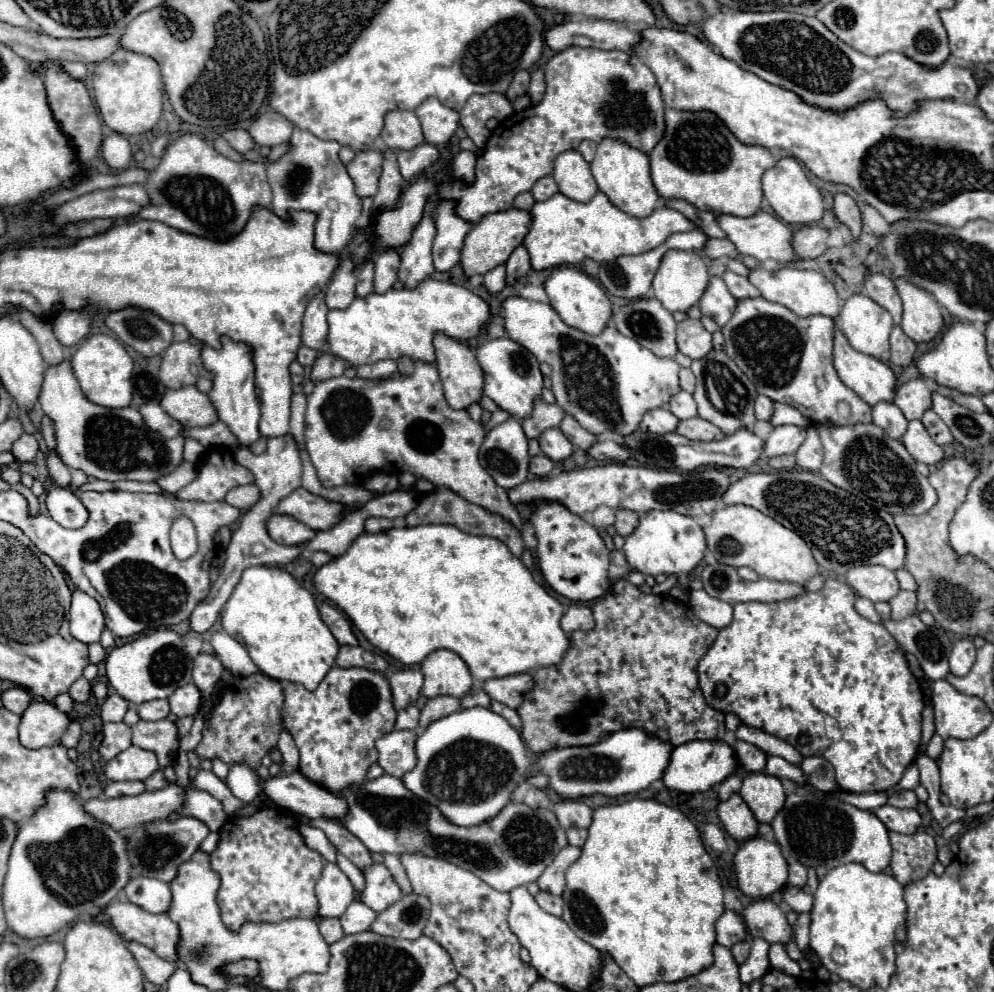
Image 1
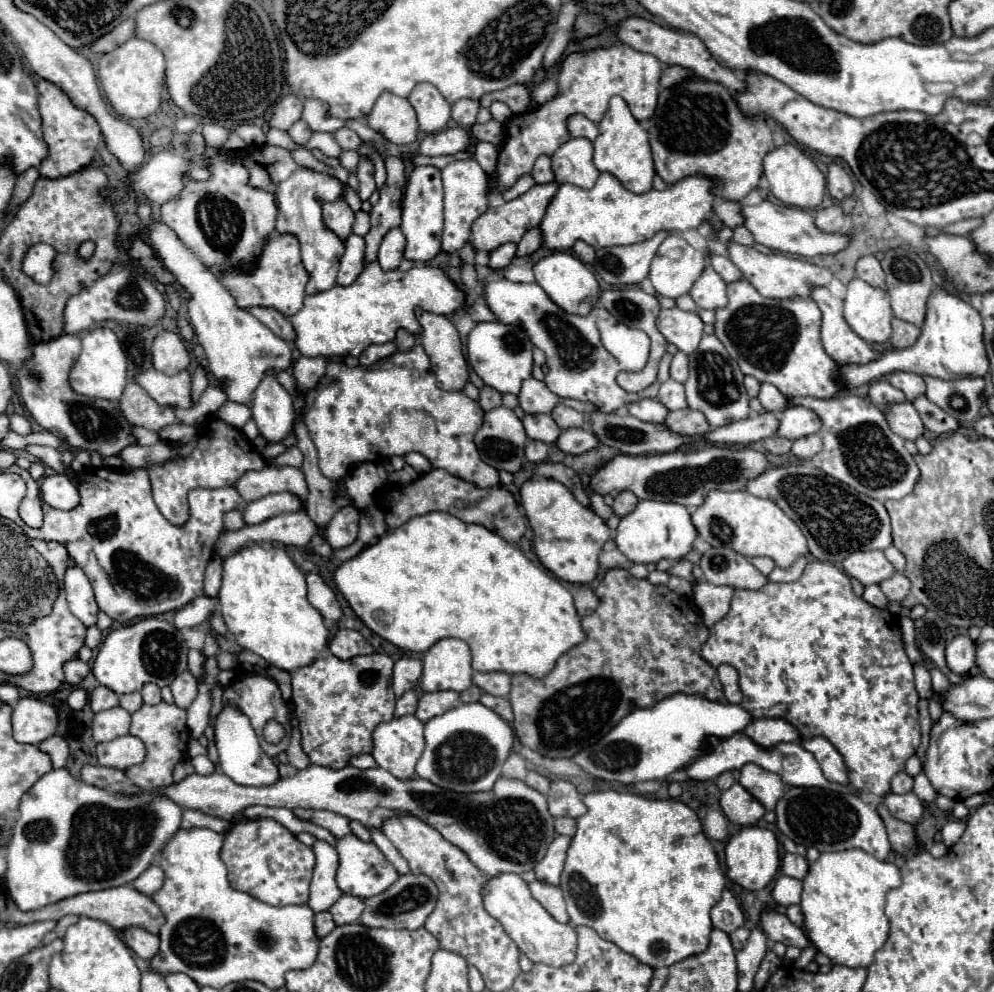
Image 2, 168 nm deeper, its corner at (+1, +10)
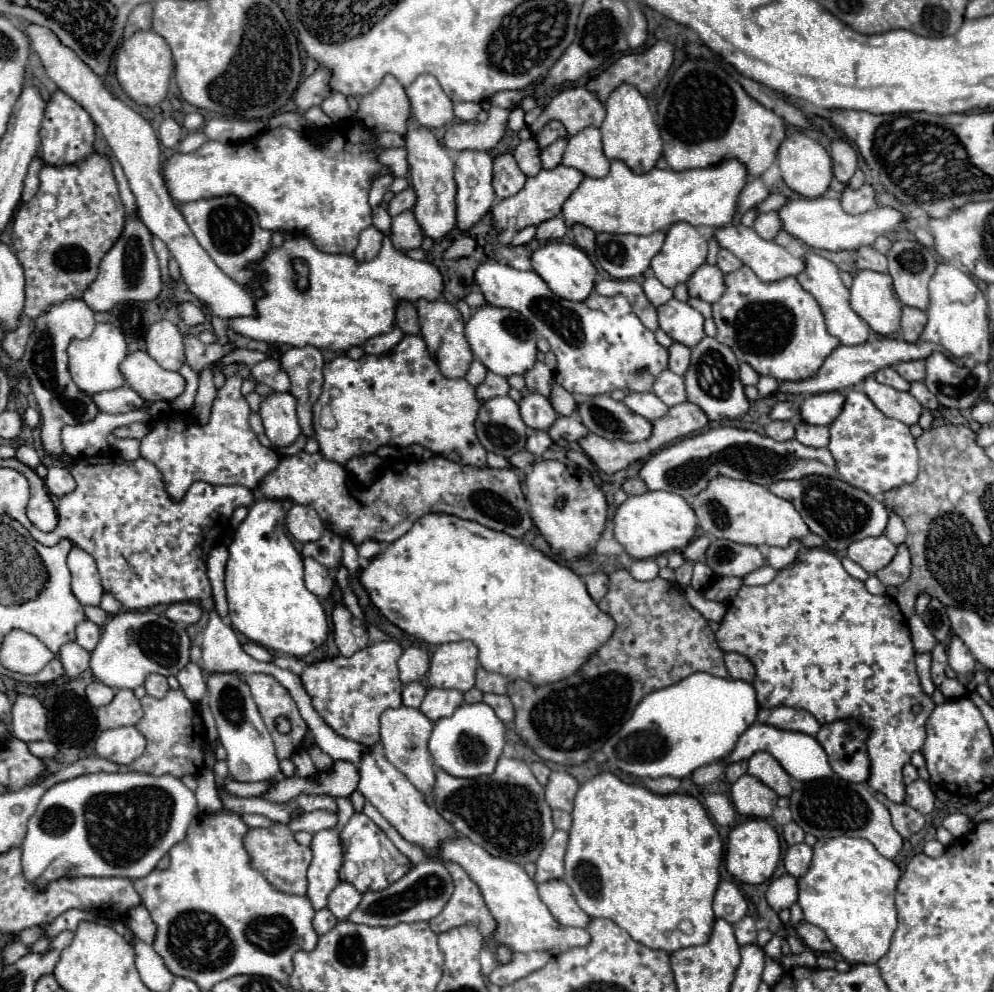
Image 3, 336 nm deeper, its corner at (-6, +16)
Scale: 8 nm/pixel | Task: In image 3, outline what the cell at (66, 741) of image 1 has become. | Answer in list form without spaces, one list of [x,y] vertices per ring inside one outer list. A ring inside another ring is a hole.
[[[34,742],[34,744],[28,744],[30,748],[30,754],[38,754],[42,758],[54,758],[58,748],[54,748],[52,742]]]

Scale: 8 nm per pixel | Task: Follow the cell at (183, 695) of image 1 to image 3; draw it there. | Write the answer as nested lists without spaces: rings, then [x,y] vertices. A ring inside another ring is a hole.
[[[188,662],[180,672],[178,672],[178,682],[180,682],[180,688],[184,690],[186,698],[190,702],[200,702],[204,696],[206,696],[206,678],[204,678],[204,672],[198,664],[194,662]]]

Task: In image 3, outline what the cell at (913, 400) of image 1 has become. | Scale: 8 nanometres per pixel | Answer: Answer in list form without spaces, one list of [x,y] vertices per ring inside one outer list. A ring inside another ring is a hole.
[[[910,360],[910,362],[900,362],[900,364],[896,364],[894,366],[896,368],[896,372],[904,378],[904,380],[908,380],[908,382],[920,382],[920,380],[924,380],[924,374],[926,374],[926,370],[924,370],[924,360]]]

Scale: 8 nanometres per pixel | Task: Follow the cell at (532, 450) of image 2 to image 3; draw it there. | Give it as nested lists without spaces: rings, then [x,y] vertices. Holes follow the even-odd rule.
[[[530,430],[528,432],[528,440],[526,440],[526,450],[534,456],[542,456],[544,450],[548,450],[554,442],[550,440],[548,432],[544,430]]]

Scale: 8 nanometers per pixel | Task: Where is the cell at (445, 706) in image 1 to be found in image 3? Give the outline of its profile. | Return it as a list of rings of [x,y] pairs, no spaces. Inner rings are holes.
[[[430,688],[420,710],[432,720],[440,720],[444,716],[452,716],[452,712],[464,704],[462,692],[458,690],[440,690],[440,688]]]

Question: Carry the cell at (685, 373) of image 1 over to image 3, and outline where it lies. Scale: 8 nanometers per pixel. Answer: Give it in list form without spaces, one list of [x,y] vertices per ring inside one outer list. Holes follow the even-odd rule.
[[[674,342],[674,344],[668,348],[668,368],[670,368],[674,374],[684,376],[688,366],[690,366],[690,348],[686,348],[684,344]]]

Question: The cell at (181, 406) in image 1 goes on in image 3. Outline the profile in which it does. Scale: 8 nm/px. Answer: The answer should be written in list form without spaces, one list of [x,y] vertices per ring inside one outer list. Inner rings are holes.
[[[136,350],[122,360],[120,372],[126,384],[136,390],[136,394],[142,396],[146,402],[172,402],[184,392],[186,384],[178,372],[164,370],[142,350]]]

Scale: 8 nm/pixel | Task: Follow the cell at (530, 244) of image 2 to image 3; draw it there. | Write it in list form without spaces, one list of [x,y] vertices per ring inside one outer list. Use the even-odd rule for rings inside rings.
[[[554,218],[554,220],[546,220],[538,226],[536,238],[538,240],[560,240],[566,232],[568,232],[568,226],[566,226],[564,218]]]

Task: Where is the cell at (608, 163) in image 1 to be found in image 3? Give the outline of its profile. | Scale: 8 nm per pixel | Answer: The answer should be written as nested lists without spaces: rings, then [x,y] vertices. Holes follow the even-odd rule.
[[[620,84],[610,92],[606,100],[606,118],[600,126],[600,132],[606,158],[624,160],[632,172],[648,172],[662,156],[662,138],[654,122],[654,114],[646,96],[642,96],[642,92],[632,84]]]

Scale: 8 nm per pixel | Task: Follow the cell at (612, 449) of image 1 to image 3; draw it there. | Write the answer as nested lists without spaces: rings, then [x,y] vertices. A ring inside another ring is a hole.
[[[558,416],[556,422],[550,426],[548,430],[550,438],[556,442],[560,438],[568,440],[568,442],[576,442],[582,436],[586,436],[586,428],[582,428],[582,422],[576,416]]]

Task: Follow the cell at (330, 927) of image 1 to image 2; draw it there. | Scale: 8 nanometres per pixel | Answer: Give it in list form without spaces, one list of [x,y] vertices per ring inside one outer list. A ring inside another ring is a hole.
[[[319,912],[319,914],[315,914],[315,932],[317,932],[319,938],[327,936],[333,928],[335,928],[335,922],[333,922],[331,912]]]

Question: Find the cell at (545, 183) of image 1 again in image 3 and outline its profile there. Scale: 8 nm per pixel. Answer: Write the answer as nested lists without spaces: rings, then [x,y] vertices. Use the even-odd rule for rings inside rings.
[[[558,138],[548,148],[544,148],[544,152],[542,152],[542,166],[548,168],[548,170],[556,168],[560,164],[560,160],[562,160],[566,144],[568,144],[568,138]]]

